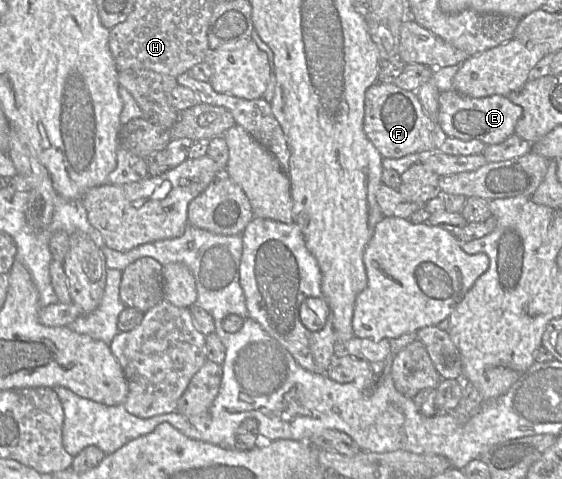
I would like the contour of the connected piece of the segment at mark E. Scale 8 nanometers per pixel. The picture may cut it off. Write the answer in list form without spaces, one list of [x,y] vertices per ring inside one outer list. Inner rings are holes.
[[[454,89],[440,92],[436,124],[447,137],[469,141],[477,139],[486,145],[502,143],[514,134],[517,121],[522,116],[522,108],[502,95],[472,98]]]

